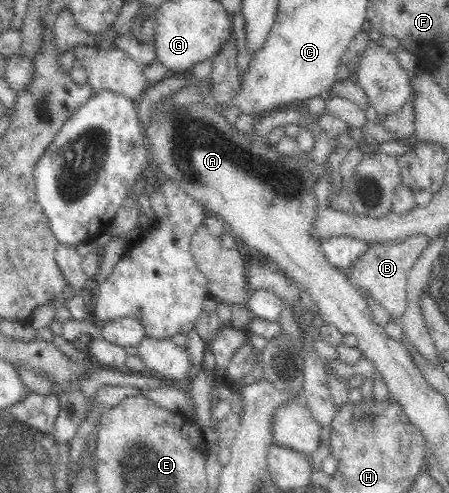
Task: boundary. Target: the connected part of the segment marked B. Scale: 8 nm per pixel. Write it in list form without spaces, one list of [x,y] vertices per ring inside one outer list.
[[[409,235],[401,241],[387,244],[371,244],[369,249],[345,272],[348,280],[361,292],[366,293],[381,305],[390,315],[390,321],[401,319],[406,309],[406,285],[409,270],[427,247],[429,238],[425,235]]]

